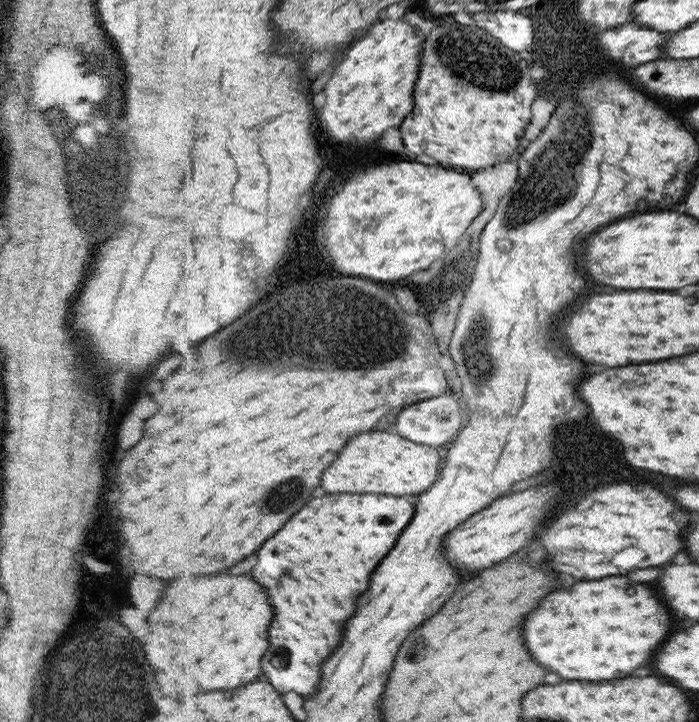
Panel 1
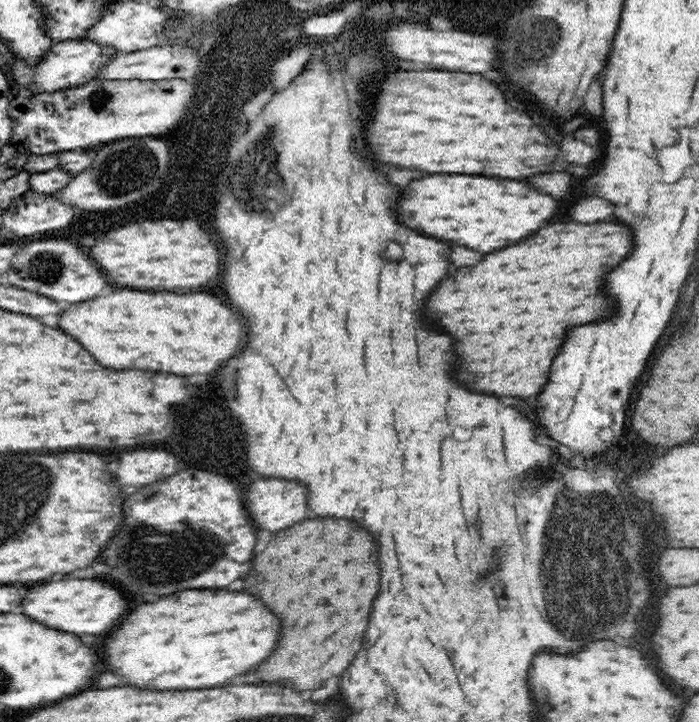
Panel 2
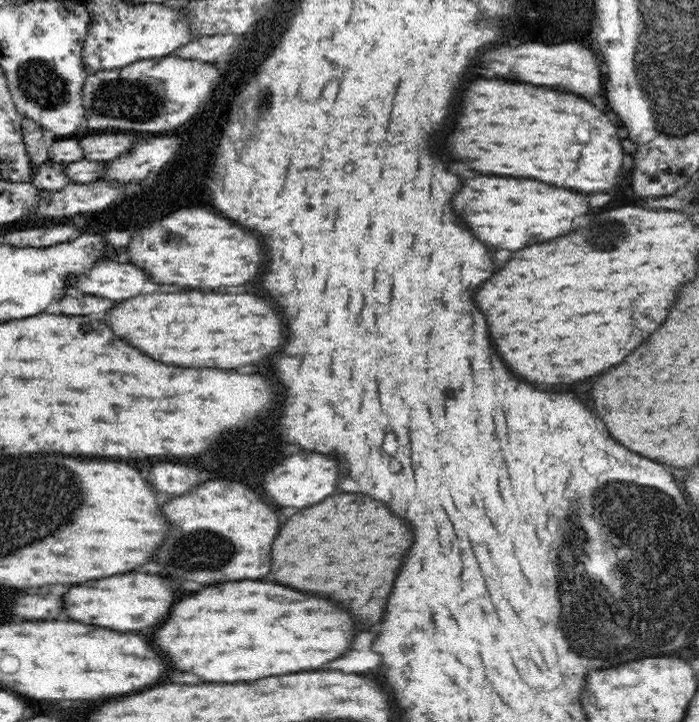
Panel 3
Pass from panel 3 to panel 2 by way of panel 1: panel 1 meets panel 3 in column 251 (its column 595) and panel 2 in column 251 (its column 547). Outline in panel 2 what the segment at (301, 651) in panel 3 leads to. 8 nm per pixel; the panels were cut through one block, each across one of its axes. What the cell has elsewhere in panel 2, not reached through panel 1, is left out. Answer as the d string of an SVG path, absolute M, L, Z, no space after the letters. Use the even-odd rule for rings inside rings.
M184 590L172 596L162 596L158 602L136 606L128 618L104 640L102 654L106 666L118 674L126 684L148 690L200 690L214 688L228 678L246 674L252 666L260 664L272 648L276 648L276 632L280 630L280 620L254 600L246 592L228 590Z

